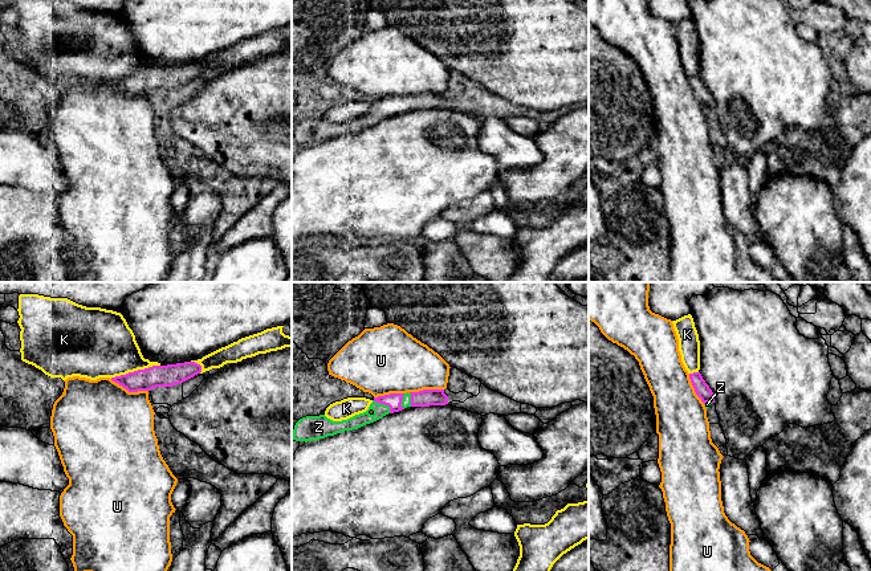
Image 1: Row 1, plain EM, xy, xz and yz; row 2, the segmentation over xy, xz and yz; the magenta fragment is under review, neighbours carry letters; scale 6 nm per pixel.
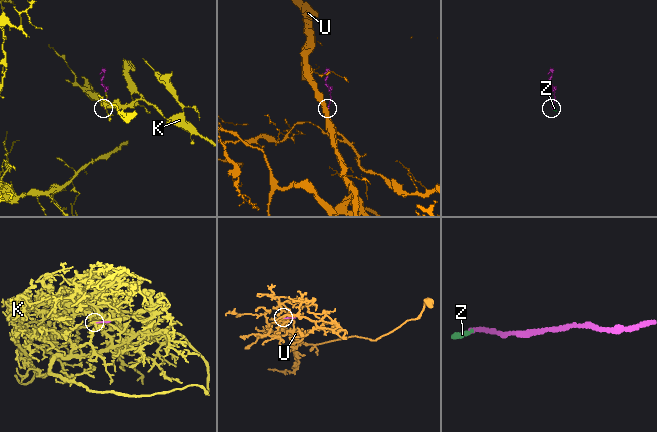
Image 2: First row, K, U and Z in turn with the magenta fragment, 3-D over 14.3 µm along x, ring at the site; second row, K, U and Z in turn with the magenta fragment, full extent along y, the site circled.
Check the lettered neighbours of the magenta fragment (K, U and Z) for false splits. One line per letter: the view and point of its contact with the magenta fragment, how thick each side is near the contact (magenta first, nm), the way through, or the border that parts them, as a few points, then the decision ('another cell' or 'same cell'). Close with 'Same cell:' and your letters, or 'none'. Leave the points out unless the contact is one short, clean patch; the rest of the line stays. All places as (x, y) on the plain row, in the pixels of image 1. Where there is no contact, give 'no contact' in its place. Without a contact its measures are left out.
K: meets magenta in xy at (134, 74); 130 nm thick on the magenta side, 400 nm on the other; another cell
U: meets magenta in xy at (129, 94); 130 nm thick on the magenta side, 500 nm on the other; border along xy (110, 82), (129, 94), (147, 94); another cell
Z: meets magenta in xz at (383, 106); 90 nm thick on the magenta side, 80 nm on the other; runs through xz (394, 103), (383, 106), (379, 113); same cell
Same cell: Z

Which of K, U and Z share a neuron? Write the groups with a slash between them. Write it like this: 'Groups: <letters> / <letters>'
Groups: K / U / Z

